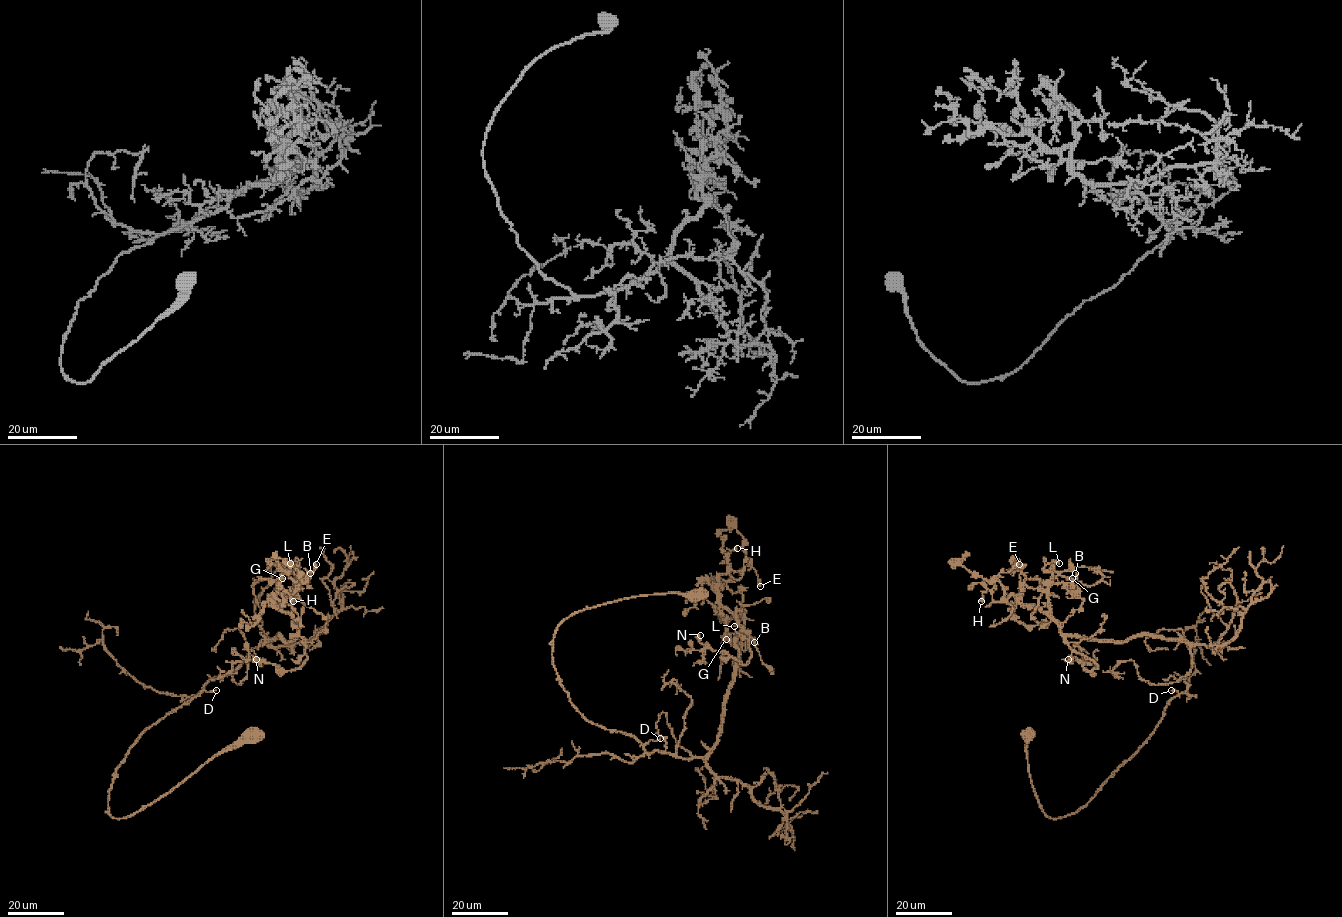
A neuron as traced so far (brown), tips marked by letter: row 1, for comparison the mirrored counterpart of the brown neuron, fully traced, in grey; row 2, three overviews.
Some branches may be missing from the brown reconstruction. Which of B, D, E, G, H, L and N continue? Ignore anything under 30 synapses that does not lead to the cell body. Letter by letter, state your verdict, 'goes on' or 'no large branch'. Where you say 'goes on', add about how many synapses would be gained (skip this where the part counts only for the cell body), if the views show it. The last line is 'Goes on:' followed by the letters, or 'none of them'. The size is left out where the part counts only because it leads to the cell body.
B: goes on; 35 synapses
D: no large branch
E: no large branch
G: no large branch
H: no large branch
L: no large branch
N: no large branch
Goes on: B

